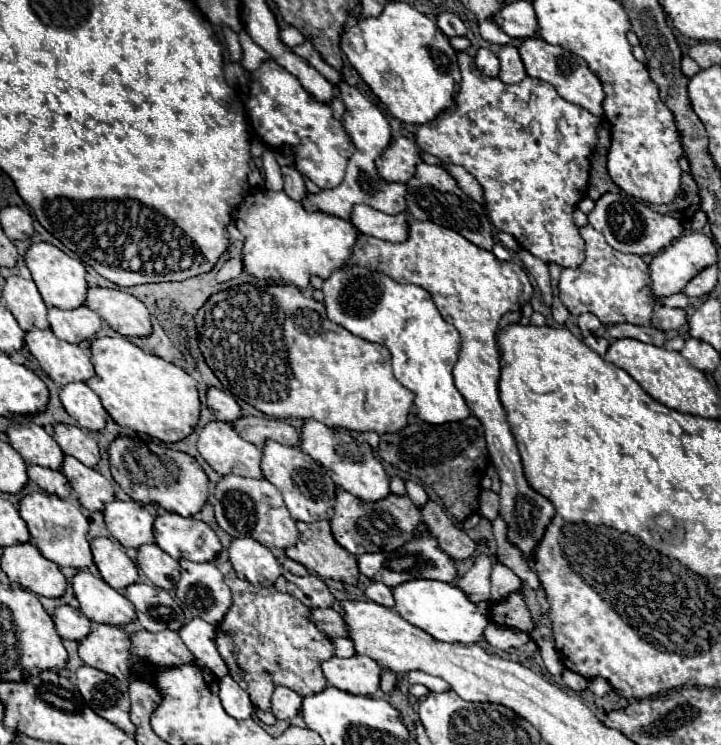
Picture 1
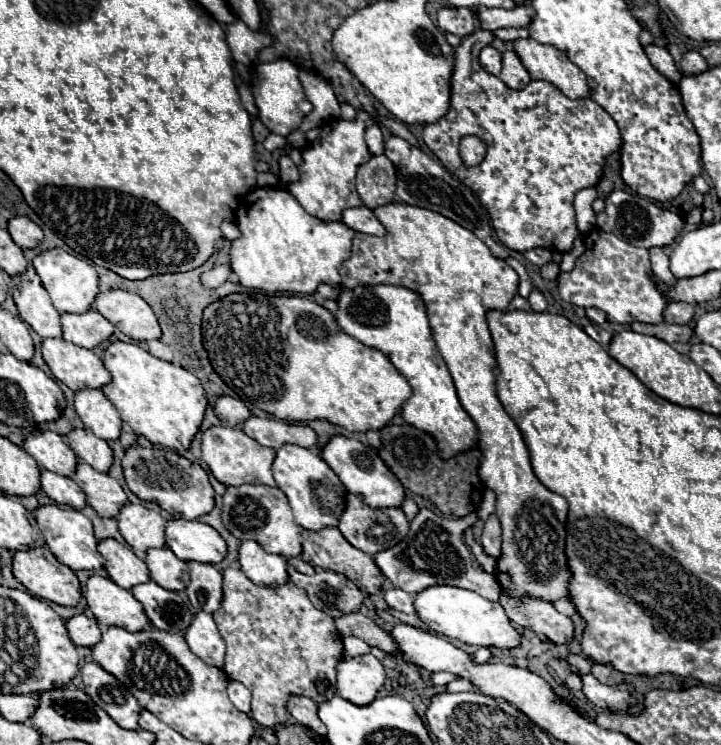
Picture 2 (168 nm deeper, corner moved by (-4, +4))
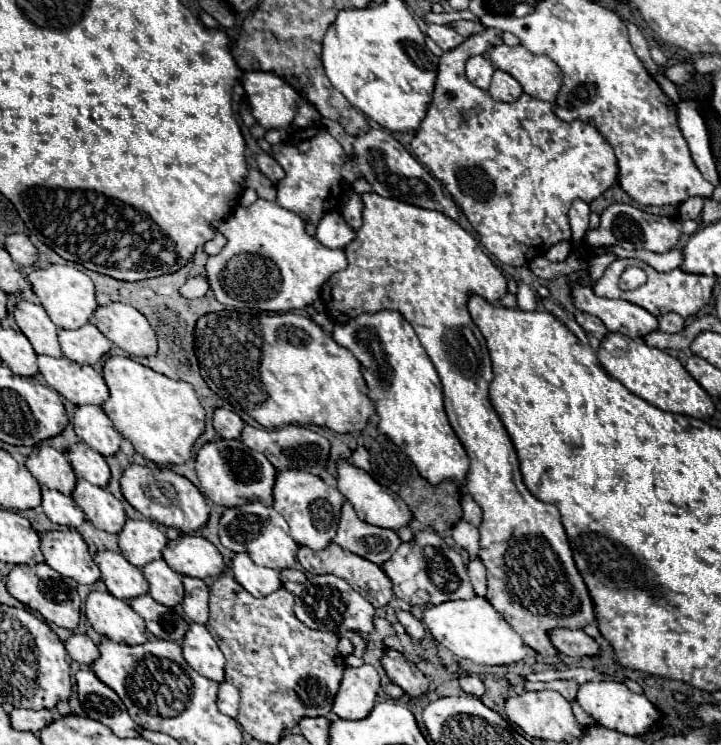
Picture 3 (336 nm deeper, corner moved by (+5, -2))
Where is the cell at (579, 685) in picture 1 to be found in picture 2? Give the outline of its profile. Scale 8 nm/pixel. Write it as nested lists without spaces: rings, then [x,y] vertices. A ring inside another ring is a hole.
[[[590,673],[582,675],[582,691],[584,695],[602,709],[612,709],[612,711],[624,711],[628,705],[632,705],[636,699],[632,691],[626,685],[602,685],[598,679],[594,679]]]

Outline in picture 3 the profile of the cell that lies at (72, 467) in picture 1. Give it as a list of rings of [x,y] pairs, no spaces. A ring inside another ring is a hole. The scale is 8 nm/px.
[[[77,479],[73,499],[83,509],[85,519],[91,521],[97,529],[107,533],[119,533],[123,529],[127,521],[123,503],[115,499],[107,489],[95,487],[85,479]]]

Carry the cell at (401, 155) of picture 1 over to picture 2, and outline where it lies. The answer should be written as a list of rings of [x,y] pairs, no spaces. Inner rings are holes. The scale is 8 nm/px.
[[[384,153],[374,155],[368,163],[358,167],[356,189],[358,189],[364,205],[370,209],[392,203],[396,197],[396,193],[394,193],[394,189],[396,189],[394,163]]]

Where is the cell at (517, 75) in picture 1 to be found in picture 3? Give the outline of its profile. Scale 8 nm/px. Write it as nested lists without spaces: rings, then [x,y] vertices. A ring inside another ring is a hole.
[[[495,71],[493,73],[493,81],[491,81],[491,87],[489,87],[489,95],[497,101],[503,101],[503,103],[513,103],[519,99],[519,95],[523,93],[519,81],[515,81],[511,75],[503,73],[503,71]]]

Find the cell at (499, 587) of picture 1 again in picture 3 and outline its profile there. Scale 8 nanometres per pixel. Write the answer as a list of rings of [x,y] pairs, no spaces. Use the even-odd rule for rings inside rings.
[[[555,629],[551,631],[551,641],[559,653],[569,657],[591,657],[601,651],[601,645],[577,629]]]

